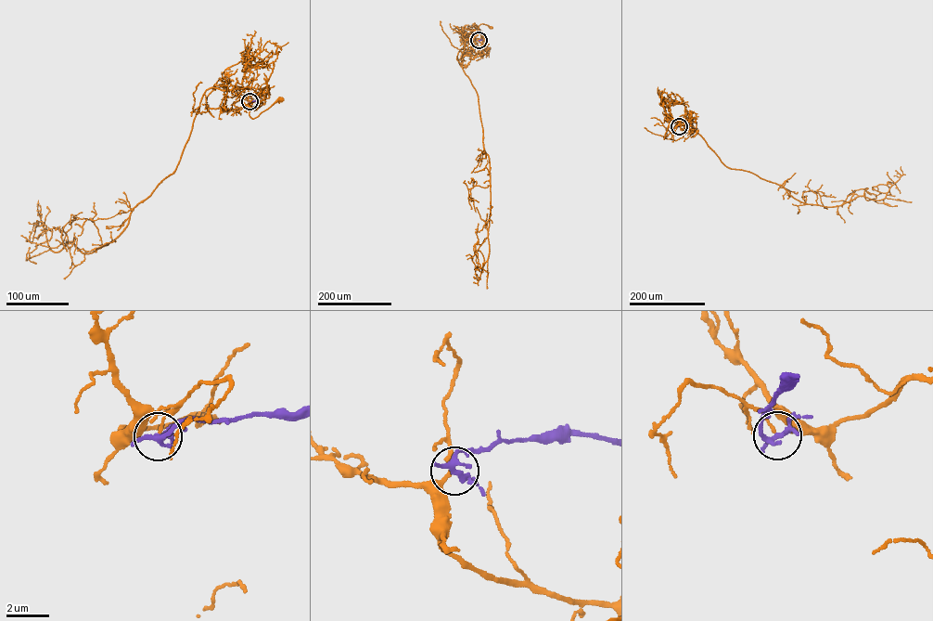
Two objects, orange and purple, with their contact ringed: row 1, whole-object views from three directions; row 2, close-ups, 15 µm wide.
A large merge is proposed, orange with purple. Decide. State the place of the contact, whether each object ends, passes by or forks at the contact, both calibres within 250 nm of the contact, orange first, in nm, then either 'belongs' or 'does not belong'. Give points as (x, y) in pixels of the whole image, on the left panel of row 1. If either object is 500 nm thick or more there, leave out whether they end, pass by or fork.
at (249, 101); orange ends there; purple forks there; 110 nm thick on the orange side, 220 nm on the other; does not belong

